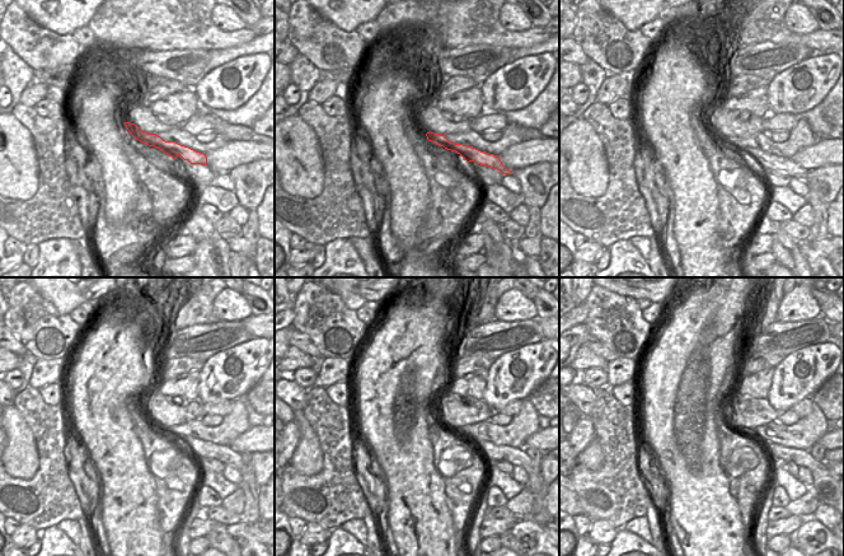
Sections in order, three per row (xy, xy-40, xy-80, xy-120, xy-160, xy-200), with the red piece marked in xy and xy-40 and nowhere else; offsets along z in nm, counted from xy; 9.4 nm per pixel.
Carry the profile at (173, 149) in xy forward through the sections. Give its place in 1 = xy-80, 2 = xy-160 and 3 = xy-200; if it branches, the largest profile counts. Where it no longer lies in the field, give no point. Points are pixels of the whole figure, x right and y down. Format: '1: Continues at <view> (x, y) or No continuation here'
1: Continues at xy-80 (783, 164)
2: Continues at xy-160 (515, 456)
3: Continues at xy-200 (802, 458).

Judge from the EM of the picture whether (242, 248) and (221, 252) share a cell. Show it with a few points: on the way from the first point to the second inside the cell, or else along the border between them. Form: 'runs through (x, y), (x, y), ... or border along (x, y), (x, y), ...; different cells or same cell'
border along (226, 241), (230, 252); different cells

